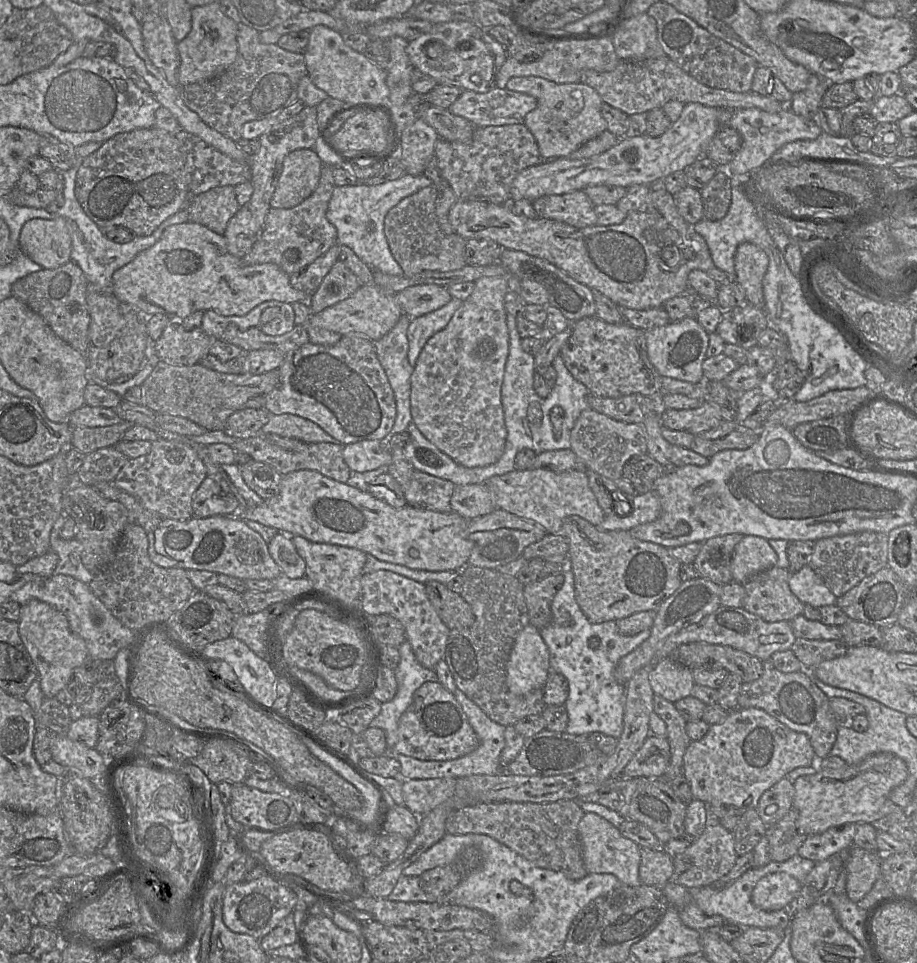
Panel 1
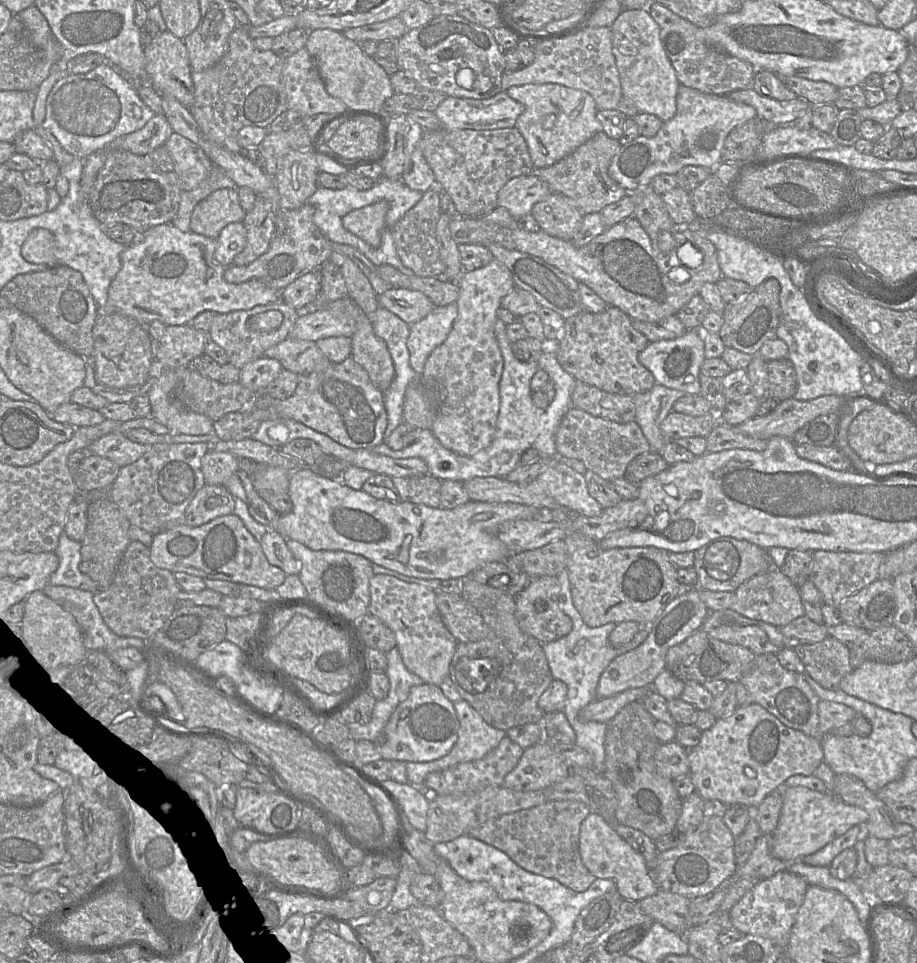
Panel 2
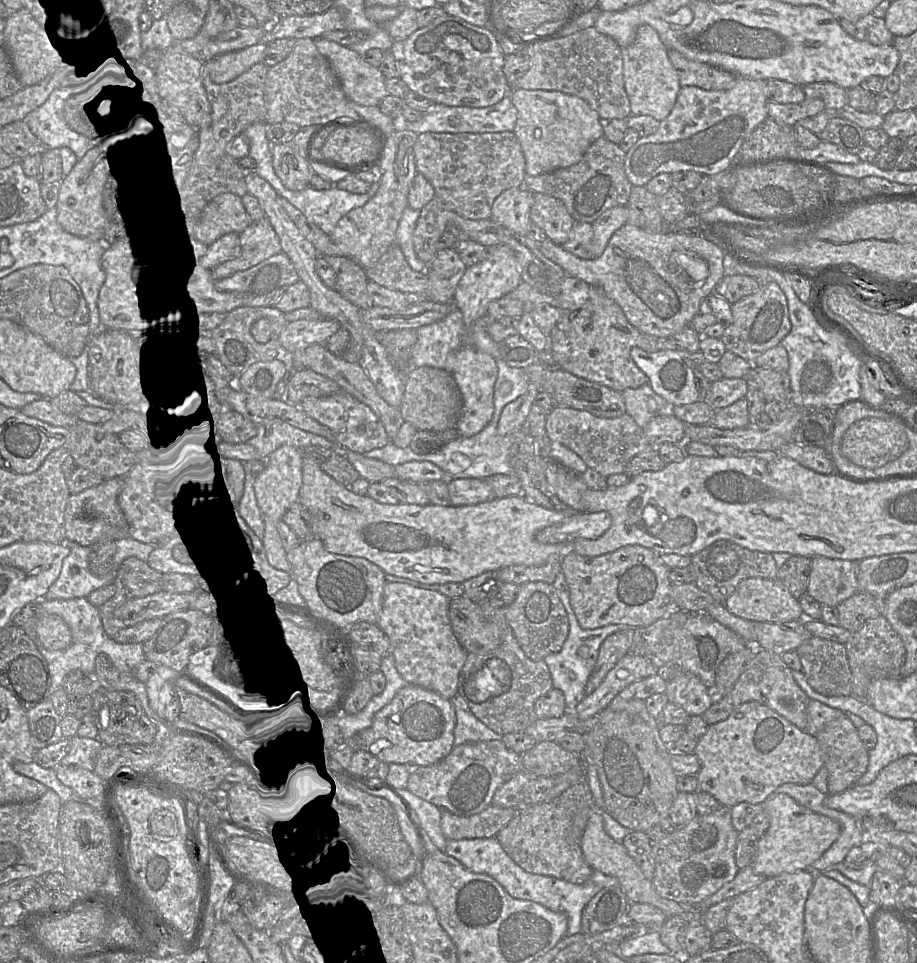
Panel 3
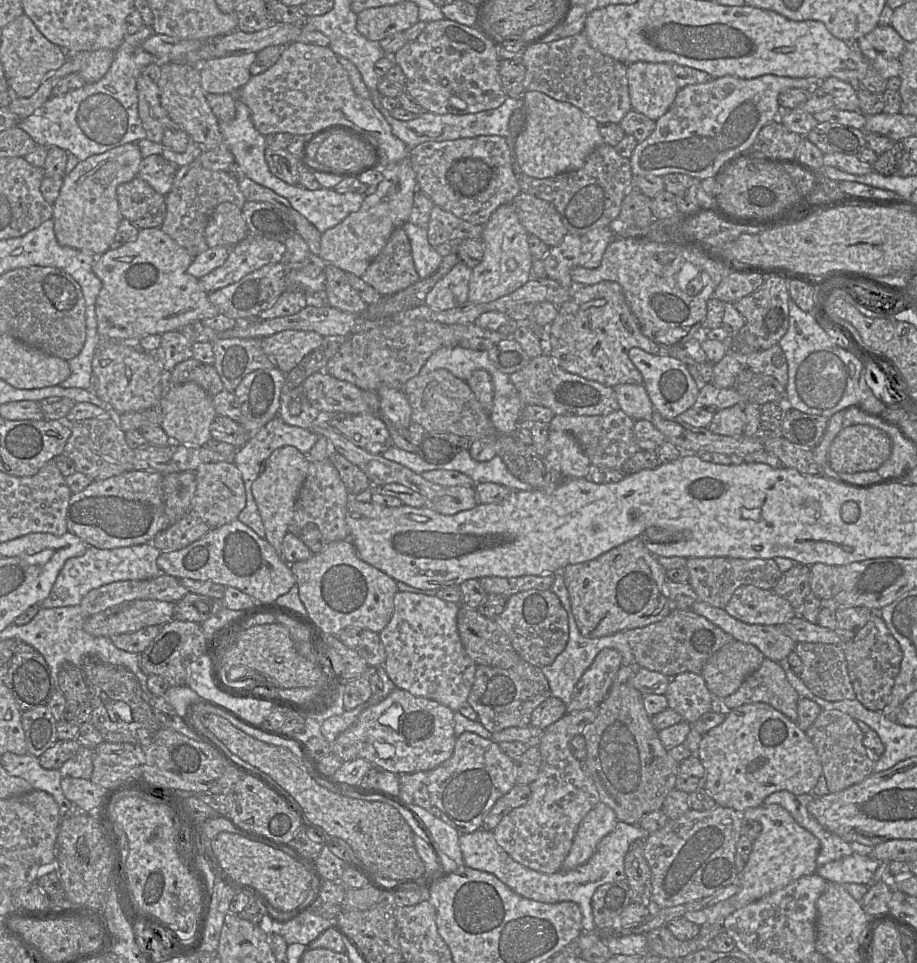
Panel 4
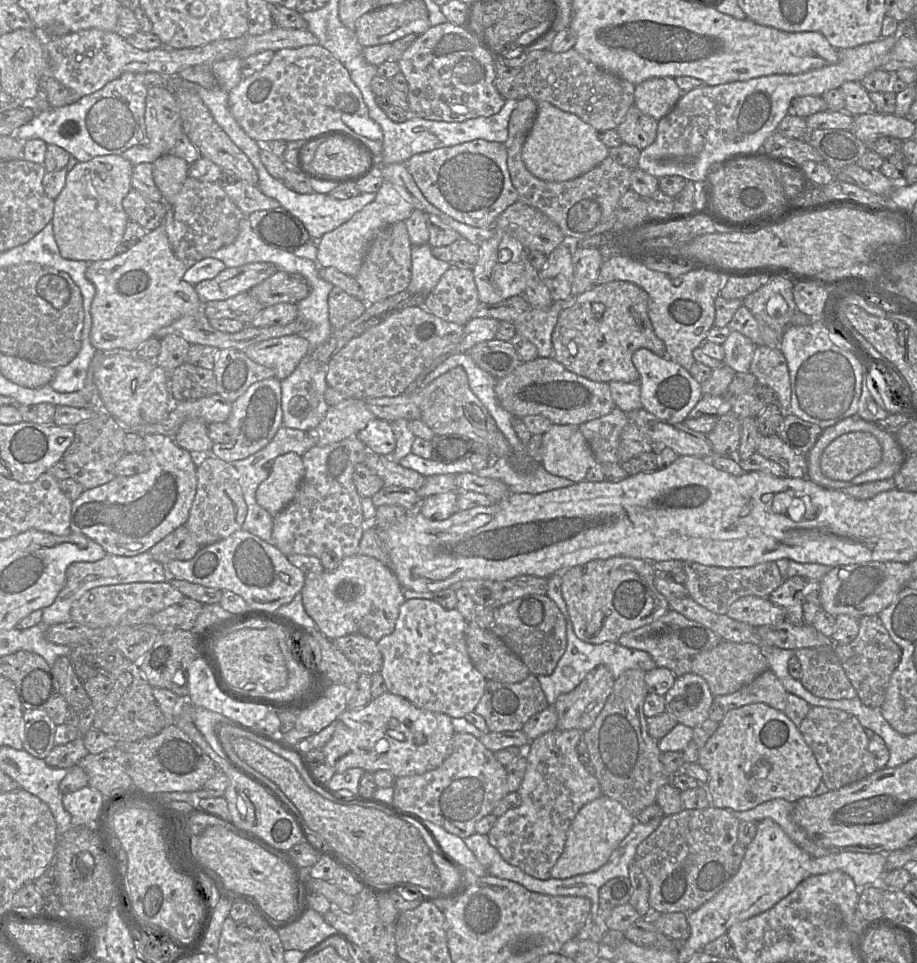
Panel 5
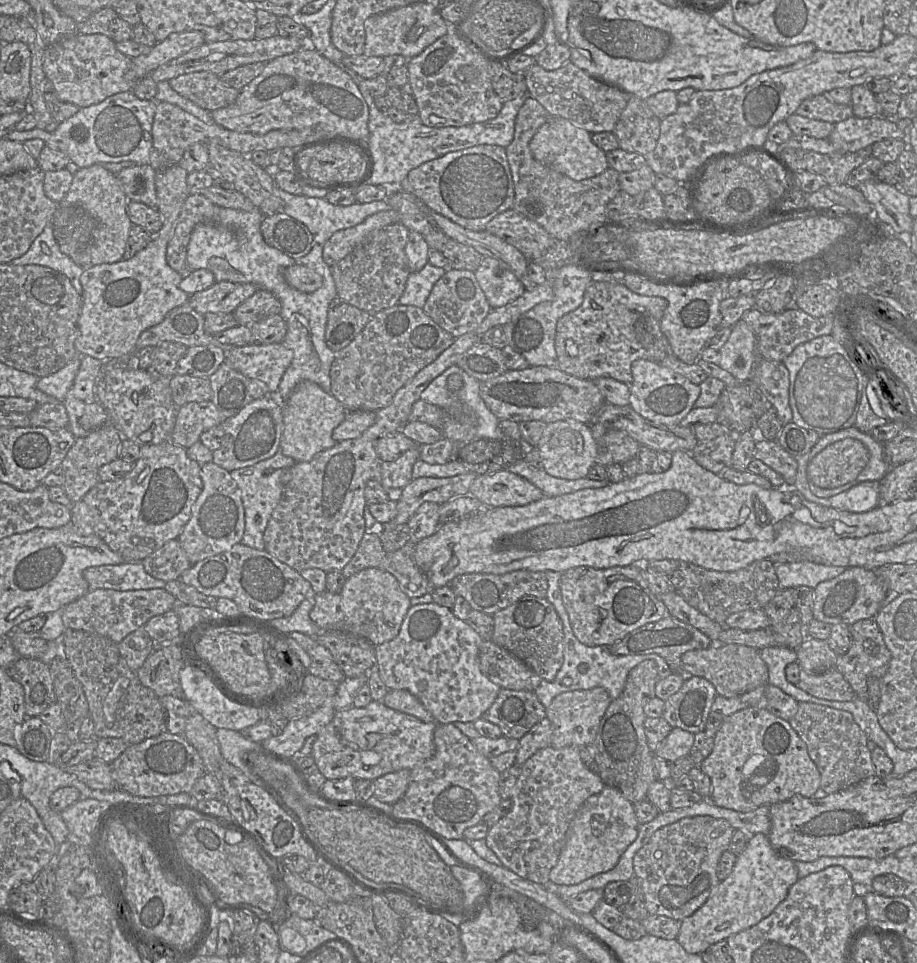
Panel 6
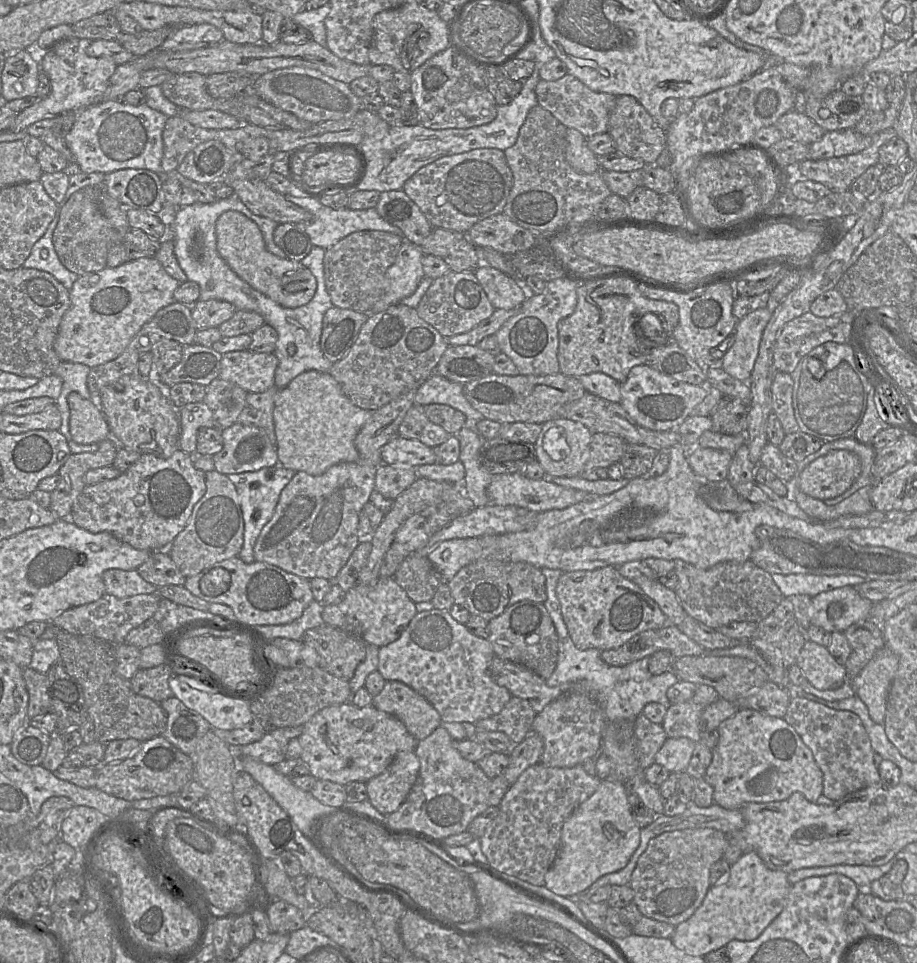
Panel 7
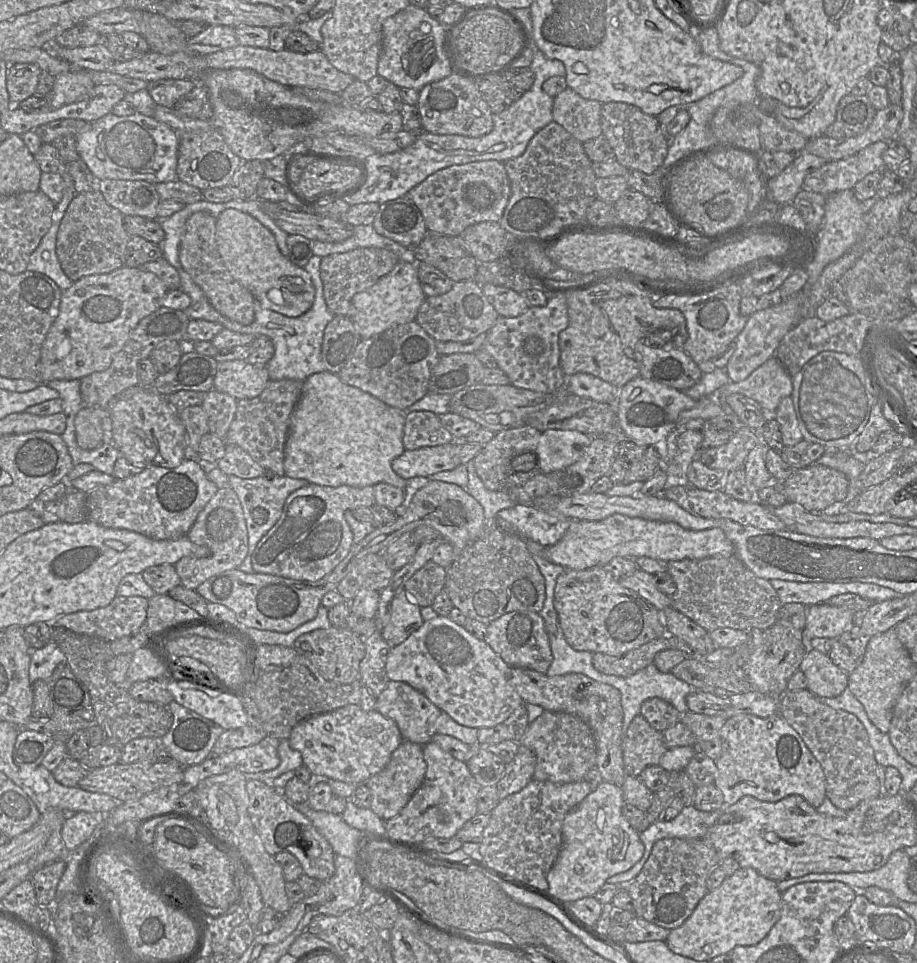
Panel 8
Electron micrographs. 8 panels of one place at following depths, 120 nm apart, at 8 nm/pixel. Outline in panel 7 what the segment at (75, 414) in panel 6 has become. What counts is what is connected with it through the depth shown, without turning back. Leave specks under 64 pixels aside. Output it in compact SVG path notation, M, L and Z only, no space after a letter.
M61 362L54 373L63 381L61 393L56 400L56 406L60 411L62 418L59 431L66 438L71 454L95 452L98 450L99 446L99 443L81 445L74 442L69 429L70 408L68 404L68 396L72 392L76 392L82 398L91 401L91 393L87 386L87 377L90 370L91 368L85 364Z

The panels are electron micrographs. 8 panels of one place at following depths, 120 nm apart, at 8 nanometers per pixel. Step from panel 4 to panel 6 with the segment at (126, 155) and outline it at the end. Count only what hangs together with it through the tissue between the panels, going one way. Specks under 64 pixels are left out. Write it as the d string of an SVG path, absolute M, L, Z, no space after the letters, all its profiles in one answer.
M101 164L80 168L74 175L68 192L59 207L78 207L95 221L91 241L91 261L95 265L123 260L132 222L127 214L128 198L116 175Z

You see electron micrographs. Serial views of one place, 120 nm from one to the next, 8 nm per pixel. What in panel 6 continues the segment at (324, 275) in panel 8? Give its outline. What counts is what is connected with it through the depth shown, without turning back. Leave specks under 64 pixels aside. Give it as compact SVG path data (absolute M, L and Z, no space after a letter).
M397 222L374 229L365 235L349 254L331 266L337 296L369 313L396 305L410 274L405 253L408 234L409 229Z

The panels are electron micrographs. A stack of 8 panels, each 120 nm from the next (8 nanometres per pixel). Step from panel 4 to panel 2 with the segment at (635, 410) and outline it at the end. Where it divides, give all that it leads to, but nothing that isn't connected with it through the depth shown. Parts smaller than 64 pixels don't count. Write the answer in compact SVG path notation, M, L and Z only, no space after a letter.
M655 384L649 391L633 395L636 406L635 421L649 442L650 450L659 452L666 442L660 424L672 411L673 404L684 392Z

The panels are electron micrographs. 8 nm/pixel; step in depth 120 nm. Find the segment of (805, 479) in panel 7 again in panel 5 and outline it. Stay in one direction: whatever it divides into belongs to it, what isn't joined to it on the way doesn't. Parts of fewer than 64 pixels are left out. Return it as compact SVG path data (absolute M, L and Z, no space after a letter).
M854 431L834 439L823 451L820 468L824 476L850 481L876 467L882 459L881 445L868 432Z

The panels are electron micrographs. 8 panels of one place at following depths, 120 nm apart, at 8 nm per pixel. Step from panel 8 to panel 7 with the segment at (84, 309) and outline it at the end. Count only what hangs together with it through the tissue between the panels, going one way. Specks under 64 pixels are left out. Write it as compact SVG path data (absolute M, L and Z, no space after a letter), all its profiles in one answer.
M155 257L126 262L114 268L80 275L69 290L70 307L64 314L54 342L62 362L85 364L91 369L116 359L129 345L144 324L162 308L175 302L174 291L180 283L171 277Z

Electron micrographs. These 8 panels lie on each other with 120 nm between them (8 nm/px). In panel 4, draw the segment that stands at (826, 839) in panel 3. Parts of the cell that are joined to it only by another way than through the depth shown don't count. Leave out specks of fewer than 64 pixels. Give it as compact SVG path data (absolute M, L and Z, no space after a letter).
M777 804L761 805L747 808L741 813L743 820L754 820L761 824L762 830L754 840L748 862L739 875L740 891L729 899L711 907L686 912L684 918L698 926L706 923L719 923L736 910L758 901L759 899L793 883L804 876L816 873L816 858L820 850L819 840L809 831L801 827L783 807Z

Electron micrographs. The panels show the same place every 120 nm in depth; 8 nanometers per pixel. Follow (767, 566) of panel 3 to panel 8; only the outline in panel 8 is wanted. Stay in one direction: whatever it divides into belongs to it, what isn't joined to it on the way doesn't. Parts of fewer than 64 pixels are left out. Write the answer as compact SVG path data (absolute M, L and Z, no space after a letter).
M735 554L670 561L667 572L676 585L671 607L708 632L718 628L766 630L777 621L782 603L776 591L768 580L756 576Z

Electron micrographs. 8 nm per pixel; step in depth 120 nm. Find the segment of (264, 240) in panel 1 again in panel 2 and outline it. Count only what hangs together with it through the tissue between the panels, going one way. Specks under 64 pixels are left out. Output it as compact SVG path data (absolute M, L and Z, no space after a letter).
M308 203L298 209L278 211L275 216L275 235L269 249L246 266L226 267L224 279L233 284L258 279L268 287L282 291L300 276L317 270L330 259L333 250L332 242L315 225L314 212L314 207Z

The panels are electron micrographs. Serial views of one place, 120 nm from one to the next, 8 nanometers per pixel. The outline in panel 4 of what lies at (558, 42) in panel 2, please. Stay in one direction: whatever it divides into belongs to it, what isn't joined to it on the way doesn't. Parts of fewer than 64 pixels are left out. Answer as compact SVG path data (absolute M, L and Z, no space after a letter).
M578 33L530 46L523 54L526 91L539 91L578 107L598 123L620 123L632 110L626 64L596 50L586 35Z

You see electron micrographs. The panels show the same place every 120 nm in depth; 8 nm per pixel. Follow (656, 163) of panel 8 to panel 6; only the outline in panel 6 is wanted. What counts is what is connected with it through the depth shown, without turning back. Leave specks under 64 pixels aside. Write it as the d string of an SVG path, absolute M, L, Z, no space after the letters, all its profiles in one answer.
M631 96L613 133L619 148L646 156L654 150L660 136L660 120L637 96Z

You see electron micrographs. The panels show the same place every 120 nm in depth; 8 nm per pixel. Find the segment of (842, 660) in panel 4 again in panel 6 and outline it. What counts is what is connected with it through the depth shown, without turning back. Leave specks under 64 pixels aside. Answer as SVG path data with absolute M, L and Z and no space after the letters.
M836 667L821 674L810 674L801 669L797 687L811 696L830 701L851 701L856 697L850 684Z

